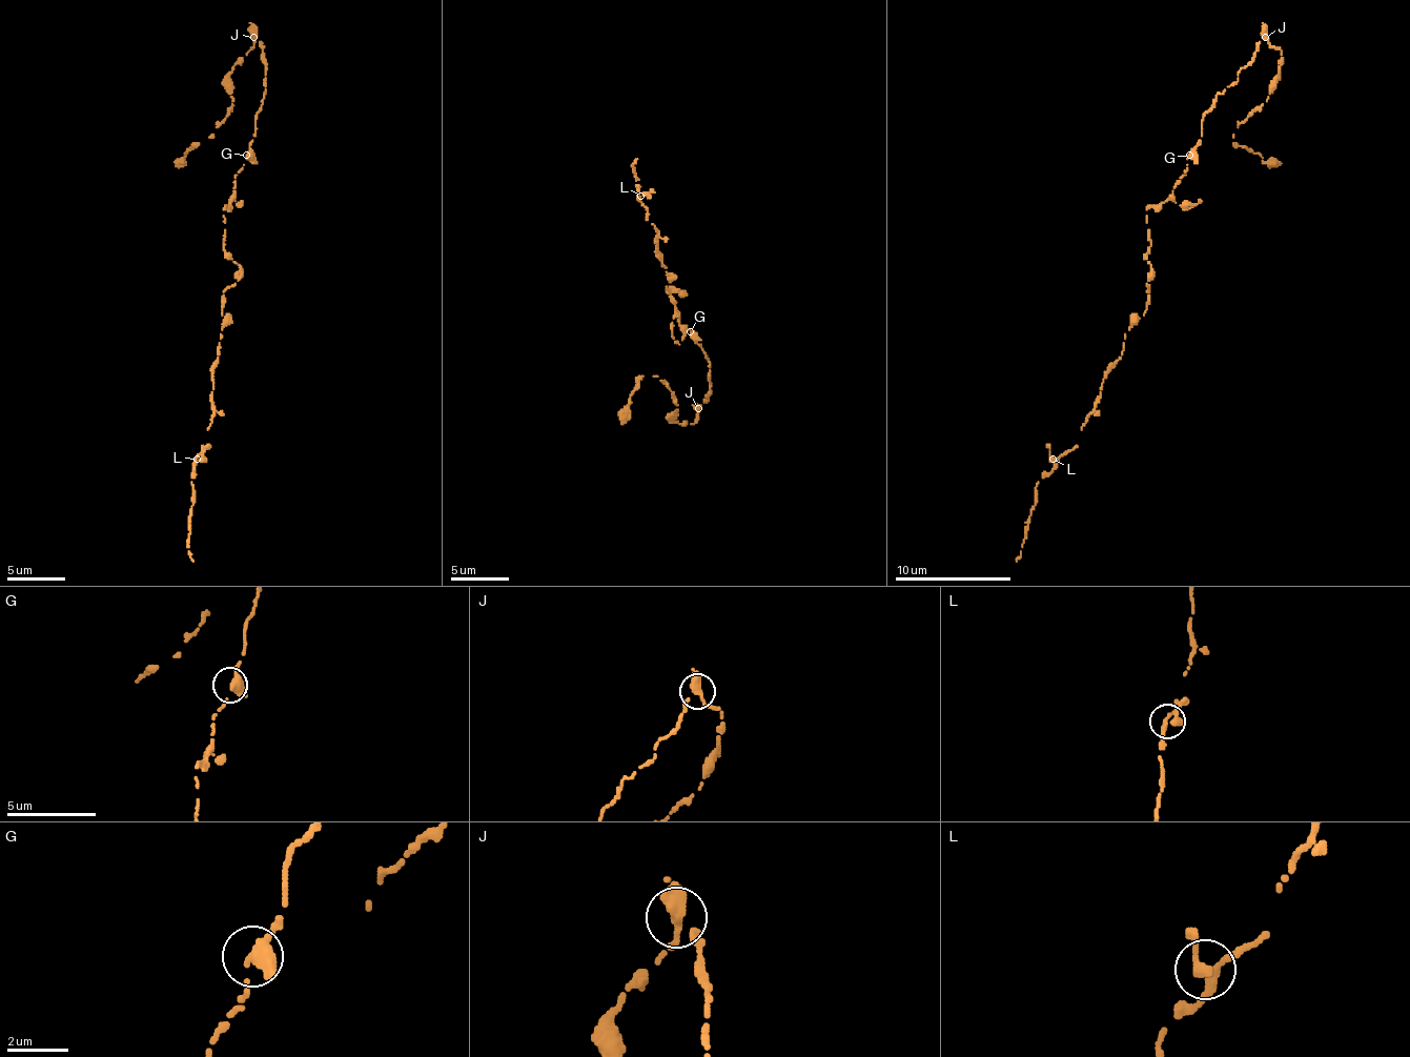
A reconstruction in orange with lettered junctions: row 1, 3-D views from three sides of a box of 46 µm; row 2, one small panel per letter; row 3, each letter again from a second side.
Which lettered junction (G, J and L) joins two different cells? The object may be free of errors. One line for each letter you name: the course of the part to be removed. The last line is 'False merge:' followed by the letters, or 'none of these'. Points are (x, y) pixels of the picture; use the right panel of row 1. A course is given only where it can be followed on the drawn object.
J: (1264, 37), (1282, 51), (1275, 88), (1232, 135), (1239, 146), (1282, 164)
False merge: J

